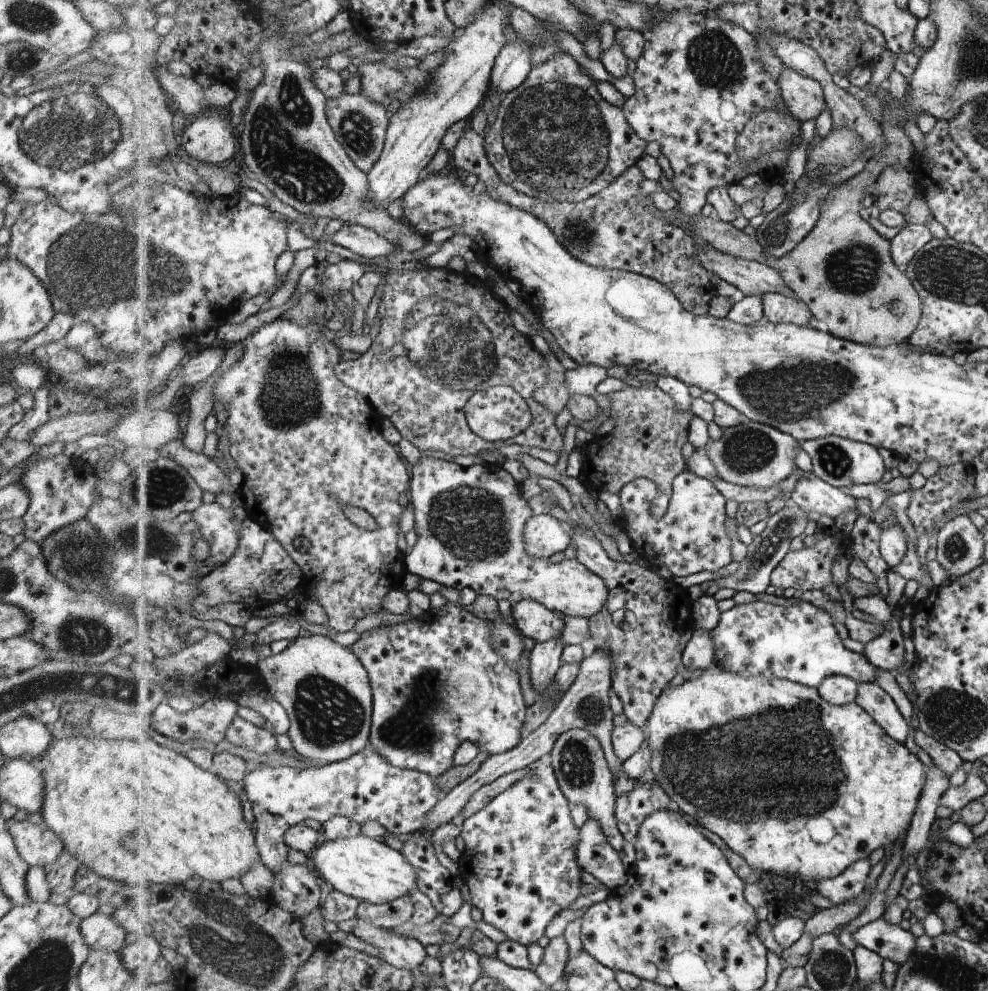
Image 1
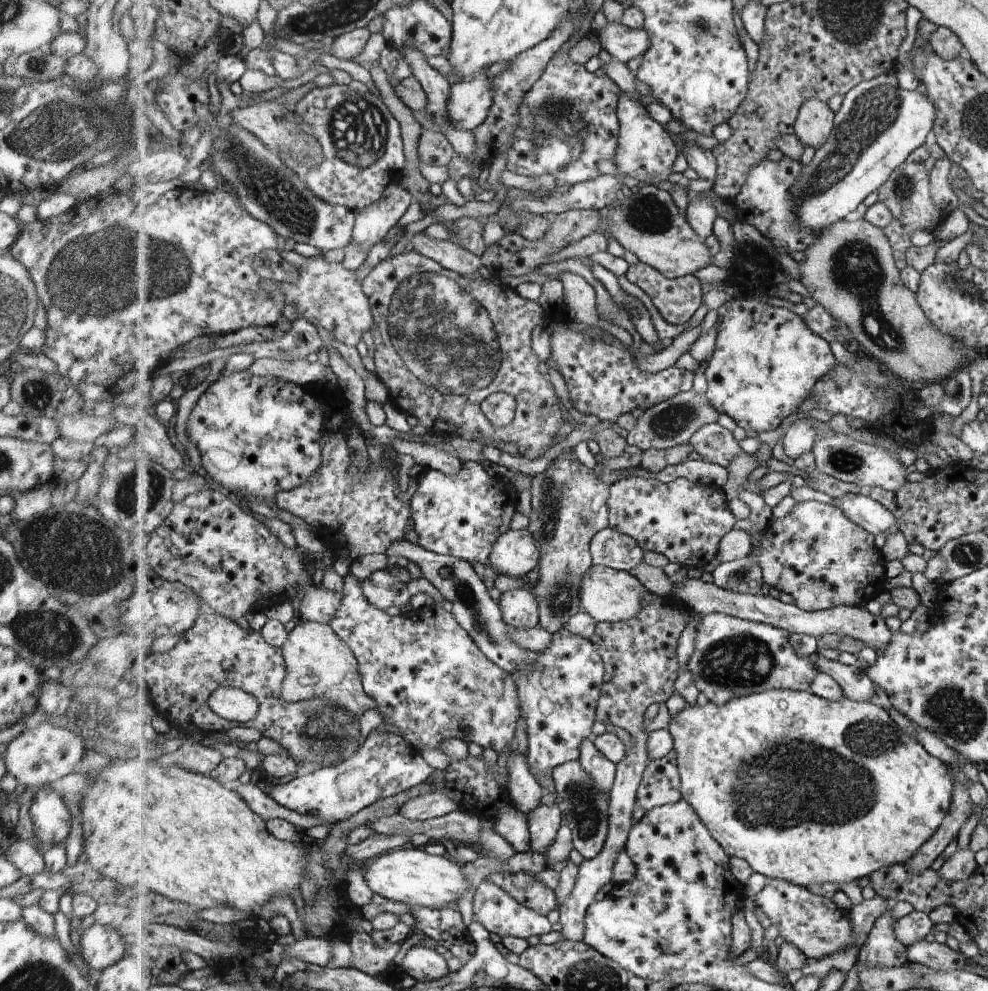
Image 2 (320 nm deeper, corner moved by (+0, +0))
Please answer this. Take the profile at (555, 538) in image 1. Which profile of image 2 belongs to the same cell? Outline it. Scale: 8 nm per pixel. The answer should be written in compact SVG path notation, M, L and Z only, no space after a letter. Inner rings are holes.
M528 528L521 530L509 529L492 546L492 551L488 556L490 569L496 574L506 574L514 578L523 578L531 570L535 570L539 564L540 550L538 549L538 545L539 542L534 539L532 532Z

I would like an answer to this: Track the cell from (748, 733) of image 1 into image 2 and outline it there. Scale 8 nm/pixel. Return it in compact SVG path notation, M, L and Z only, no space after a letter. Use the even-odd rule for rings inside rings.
M773 689L736 698L724 705L704 700L695 706L686 704L676 717L671 718L667 728L673 735L674 748L678 752L676 764L682 778L682 798L693 805L730 857L748 860L754 872L773 879L788 880L804 887L823 882L843 884L865 878L871 872L883 869L883 866L905 865L940 830L952 807L954 780L952 774L949 774L948 764L931 756L915 738L899 728L899 724L889 716L885 708L873 701L856 701L847 696L830 701L810 691Z

